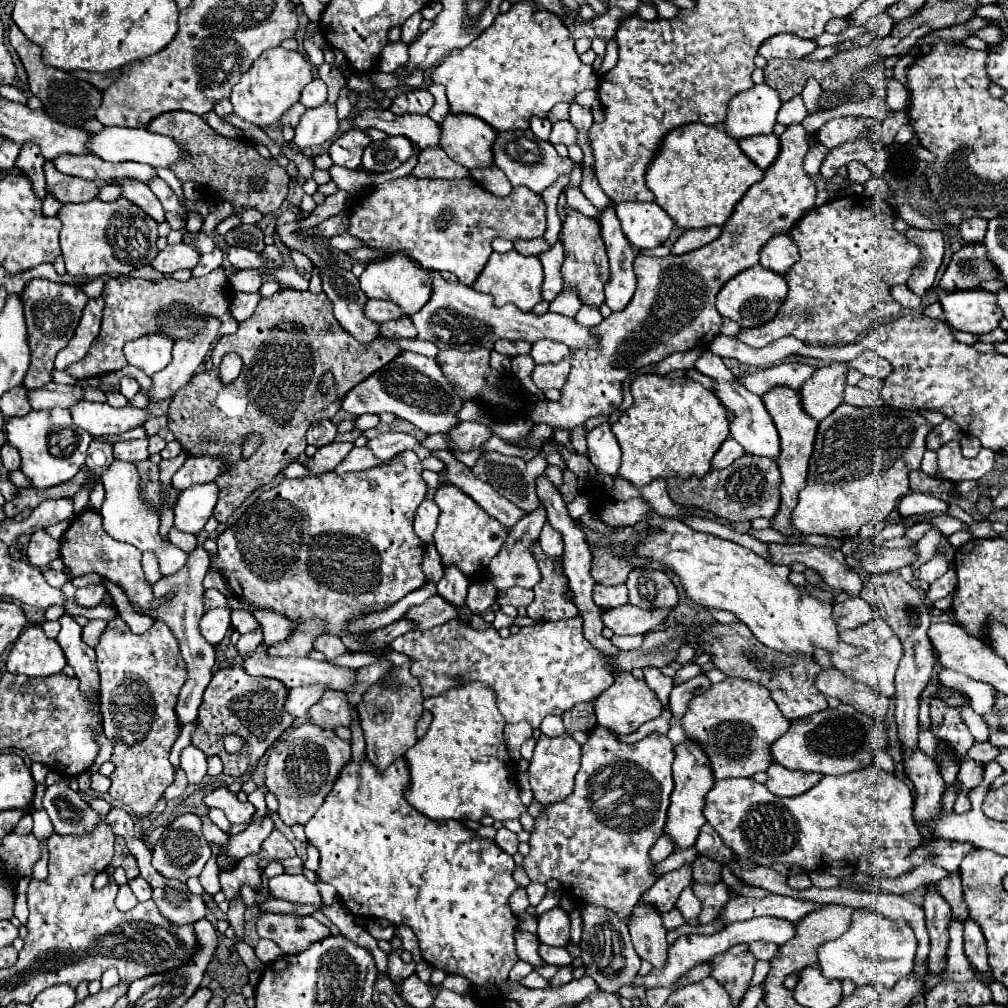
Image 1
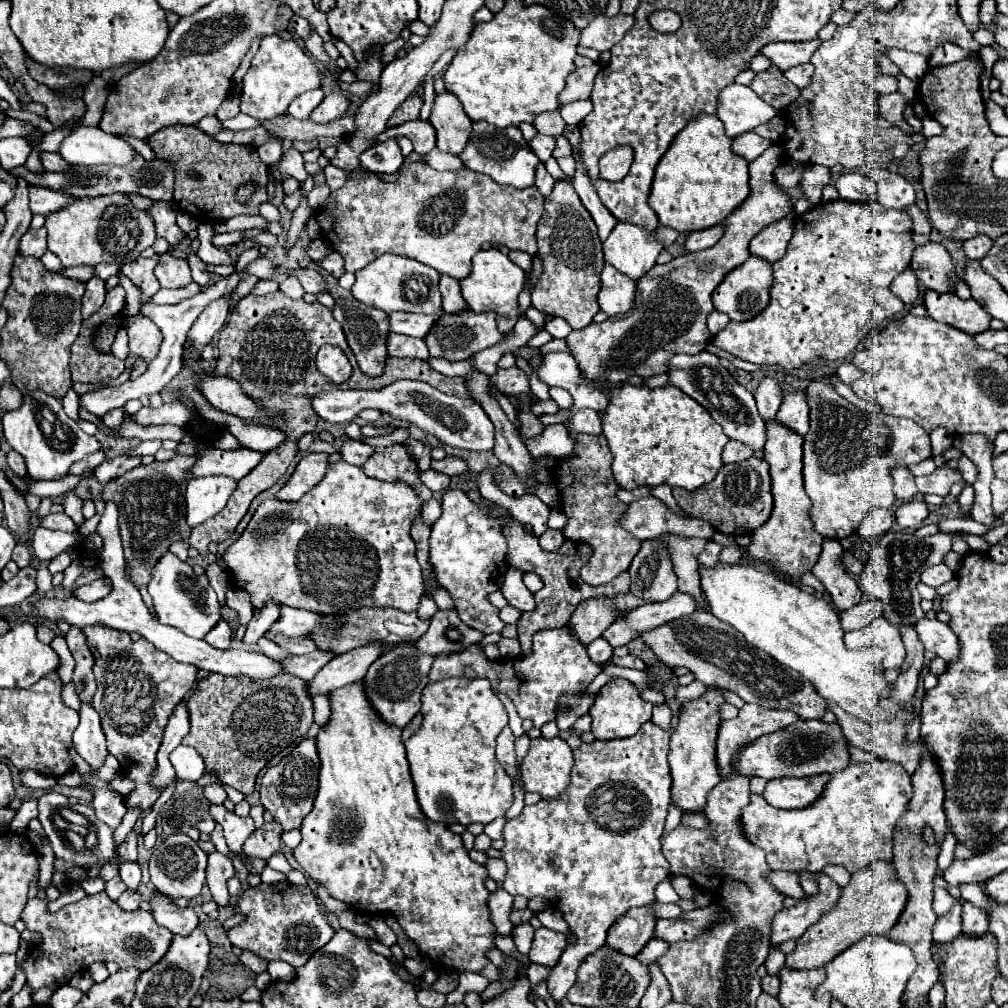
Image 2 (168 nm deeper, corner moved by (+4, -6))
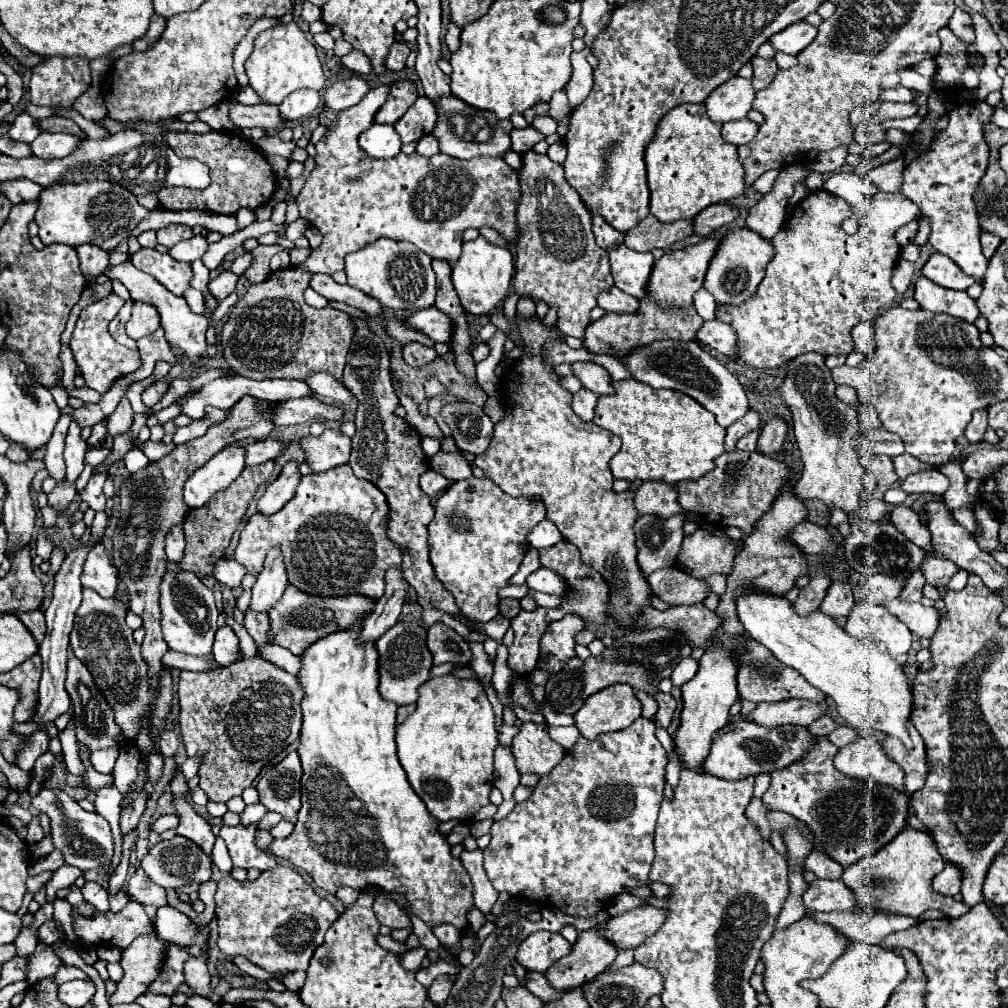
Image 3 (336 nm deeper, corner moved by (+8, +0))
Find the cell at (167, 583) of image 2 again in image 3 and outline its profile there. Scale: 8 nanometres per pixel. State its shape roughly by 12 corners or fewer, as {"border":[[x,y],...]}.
{"border":[[179,569],[161,581],[161,627],[173,651],[213,659],[217,607]]}

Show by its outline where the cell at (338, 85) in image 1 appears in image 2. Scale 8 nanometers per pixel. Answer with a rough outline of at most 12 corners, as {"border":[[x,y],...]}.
{"border":[[313,29],[305,49],[315,61],[329,67],[331,57],[323,51],[323,39]]}

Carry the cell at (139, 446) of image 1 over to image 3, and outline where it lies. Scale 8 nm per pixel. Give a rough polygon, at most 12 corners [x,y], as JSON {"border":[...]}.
{"border":[[93,473],[81,499],[93,509],[105,509],[103,483],[107,473]]}

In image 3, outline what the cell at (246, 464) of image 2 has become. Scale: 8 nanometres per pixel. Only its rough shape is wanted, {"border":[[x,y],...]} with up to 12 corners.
{"border":[[273,437],[245,445],[247,465],[277,461],[287,445]]}

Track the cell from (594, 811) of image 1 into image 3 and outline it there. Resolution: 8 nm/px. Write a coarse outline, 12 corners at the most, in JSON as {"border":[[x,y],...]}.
{"border":[[581,737],[493,823],[493,887],[593,917],[645,885],[667,753]]}

